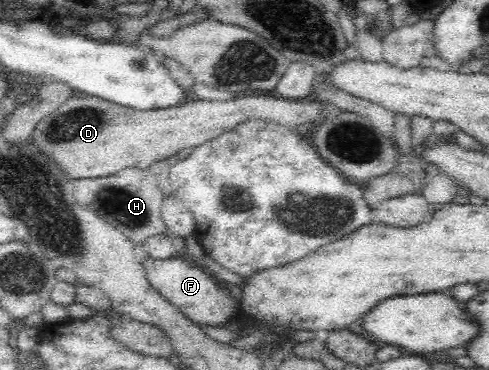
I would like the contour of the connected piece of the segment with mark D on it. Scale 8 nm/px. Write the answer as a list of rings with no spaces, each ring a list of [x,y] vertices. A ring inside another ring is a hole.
[[[250,93],[234,94],[227,100],[175,104],[149,112],[137,112],[135,108],[121,106],[89,95],[73,94],[49,113],[35,127],[29,142],[51,156],[65,176],[71,180],[111,176],[123,168],[135,166],[145,170],[154,162],[165,160],[183,149],[201,146],[213,136],[234,129],[246,120],[266,120],[294,129],[300,124],[311,126],[339,112],[327,102],[307,99],[276,98],[269,95]],[[85,96],[85,98],[75,98]],[[115,114],[119,120],[115,120]]]

